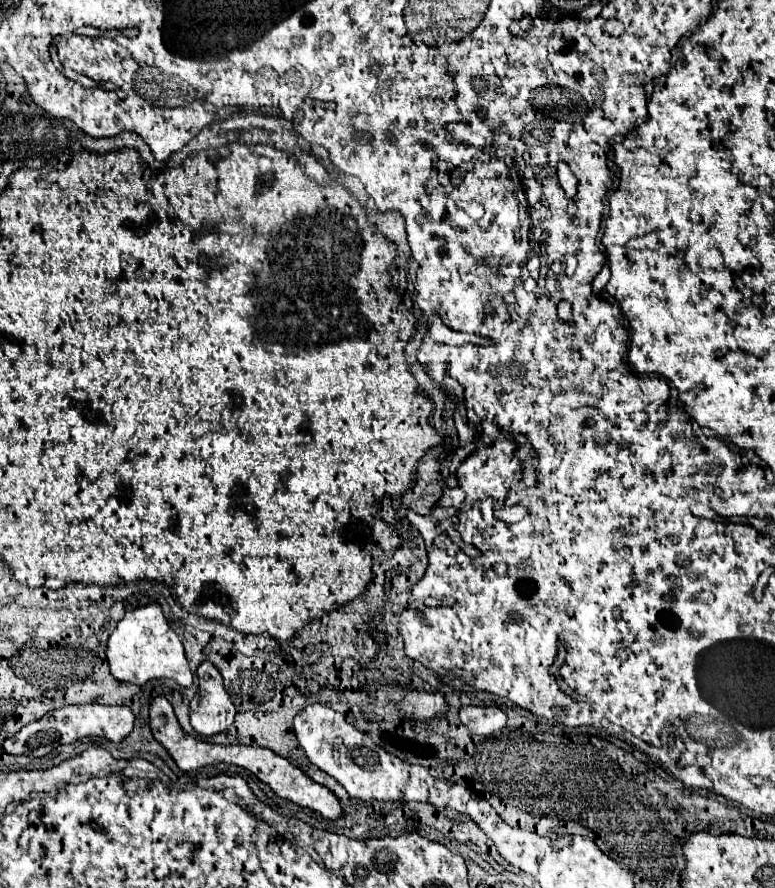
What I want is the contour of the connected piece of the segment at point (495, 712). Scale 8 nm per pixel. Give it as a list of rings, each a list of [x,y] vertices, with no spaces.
[[[469,705],[467,707],[467,721],[463,721],[473,733],[479,735],[491,735],[499,729],[505,727],[507,715],[497,709],[497,707],[479,707],[479,705]]]

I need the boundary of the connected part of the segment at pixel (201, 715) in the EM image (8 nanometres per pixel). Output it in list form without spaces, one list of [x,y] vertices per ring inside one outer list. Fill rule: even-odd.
[[[203,661],[197,669],[199,691],[191,701],[191,727],[205,737],[221,733],[231,727],[235,719],[235,705],[223,687],[223,677],[217,667]]]

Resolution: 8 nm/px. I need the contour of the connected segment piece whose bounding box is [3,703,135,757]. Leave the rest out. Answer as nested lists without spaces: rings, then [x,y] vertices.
[[[85,703],[85,705],[67,705],[61,709],[55,709],[47,715],[43,715],[39,721],[25,725],[21,731],[17,731],[13,737],[3,741],[3,751],[9,755],[25,755],[25,757],[45,757],[51,753],[57,745],[69,745],[83,737],[103,737],[107,741],[123,741],[133,731],[135,717],[129,707],[125,705],[97,705],[97,703]]]

